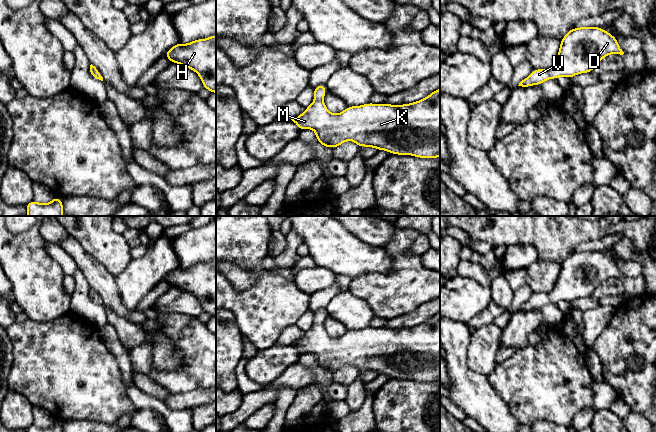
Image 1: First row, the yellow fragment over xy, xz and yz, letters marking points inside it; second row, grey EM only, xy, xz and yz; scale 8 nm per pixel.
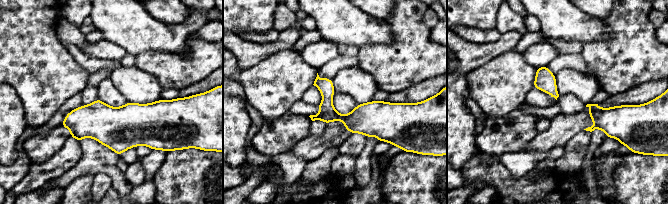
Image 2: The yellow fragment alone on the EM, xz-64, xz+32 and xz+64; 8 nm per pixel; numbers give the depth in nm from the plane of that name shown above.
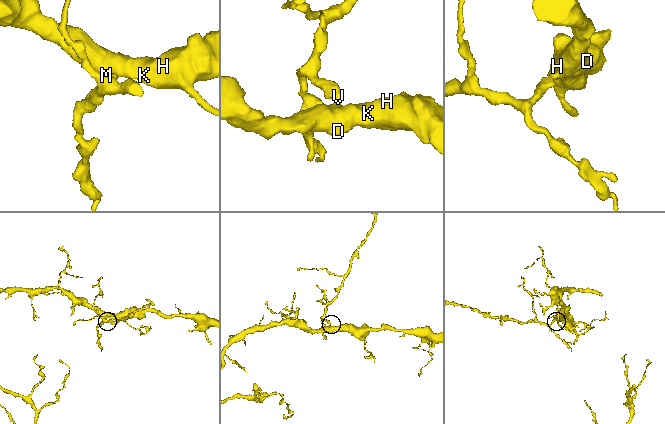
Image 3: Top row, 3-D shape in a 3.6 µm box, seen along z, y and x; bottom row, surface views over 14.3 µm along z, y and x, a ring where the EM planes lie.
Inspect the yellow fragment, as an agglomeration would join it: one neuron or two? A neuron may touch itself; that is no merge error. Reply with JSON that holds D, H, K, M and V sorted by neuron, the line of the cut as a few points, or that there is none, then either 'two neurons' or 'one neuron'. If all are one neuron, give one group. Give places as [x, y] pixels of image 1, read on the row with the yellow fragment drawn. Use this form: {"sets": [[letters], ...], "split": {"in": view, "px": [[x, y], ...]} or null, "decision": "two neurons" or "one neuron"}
{"sets": [["D", "H", "K", "M", "V"]], "split": null, "decision": "one neuron"}

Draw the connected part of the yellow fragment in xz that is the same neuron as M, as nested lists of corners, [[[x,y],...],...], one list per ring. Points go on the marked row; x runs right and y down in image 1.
[[[324,84],[314,87],[313,103],[305,108],[303,114],[291,119],[300,131],[313,129],[322,146],[334,149],[351,140],[359,148],[374,147],[391,154],[412,155],[418,158],[440,157],[440,88],[414,103],[403,105],[367,103],[362,106],[347,107],[339,114],[328,111],[322,101],[325,94]]]

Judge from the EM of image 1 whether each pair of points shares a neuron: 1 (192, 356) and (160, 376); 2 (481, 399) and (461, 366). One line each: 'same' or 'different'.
1: same
2: same

